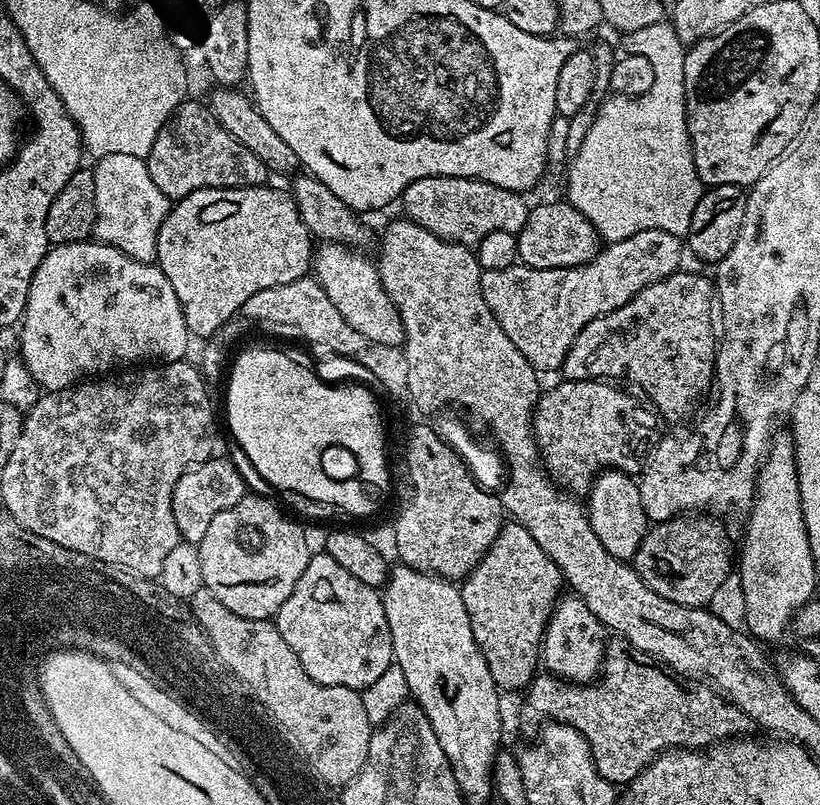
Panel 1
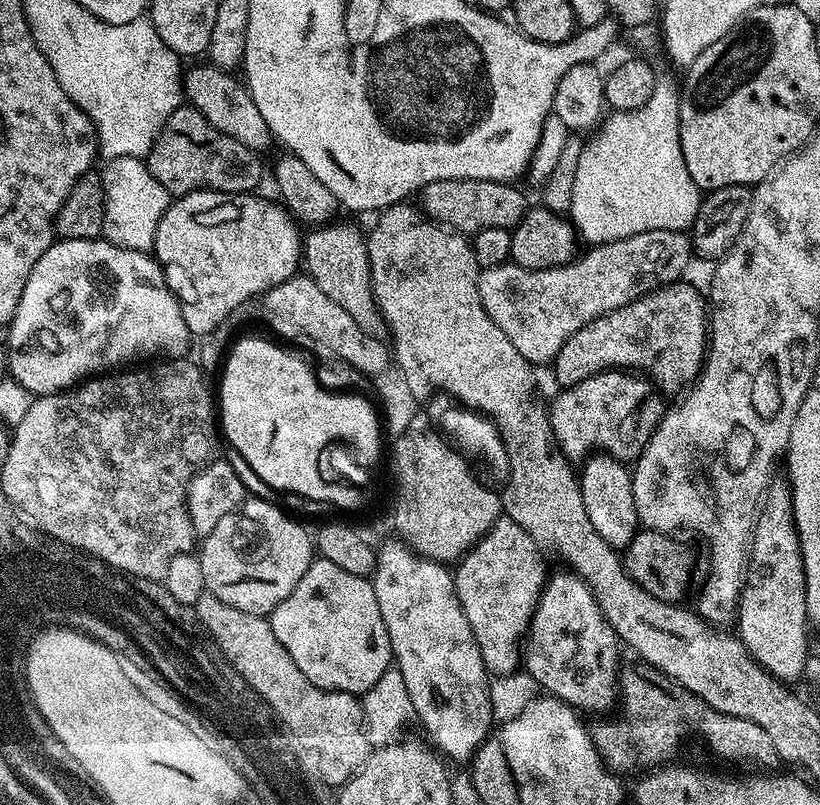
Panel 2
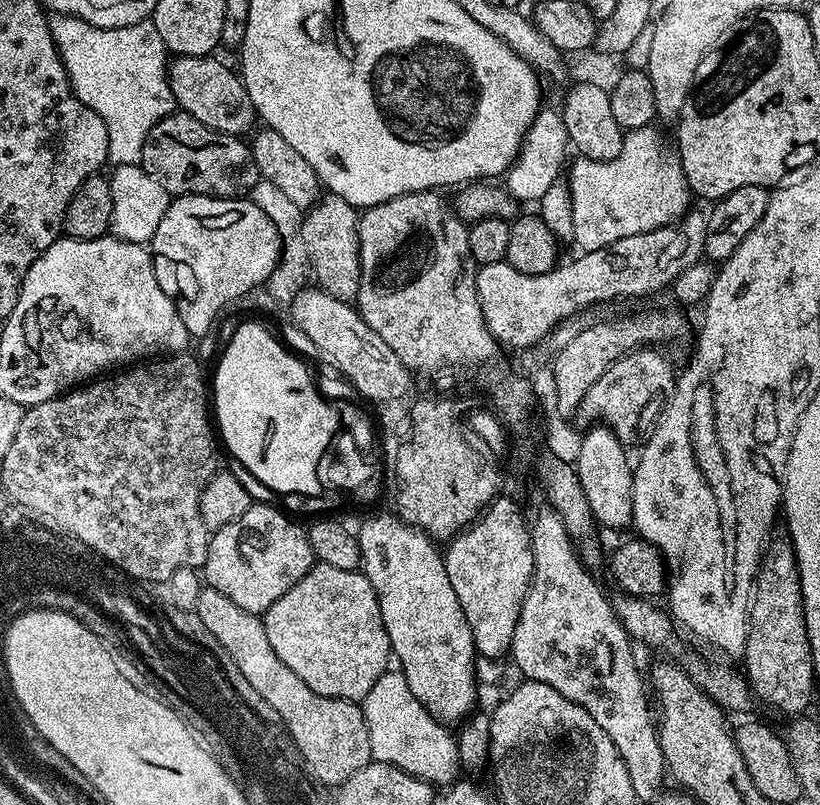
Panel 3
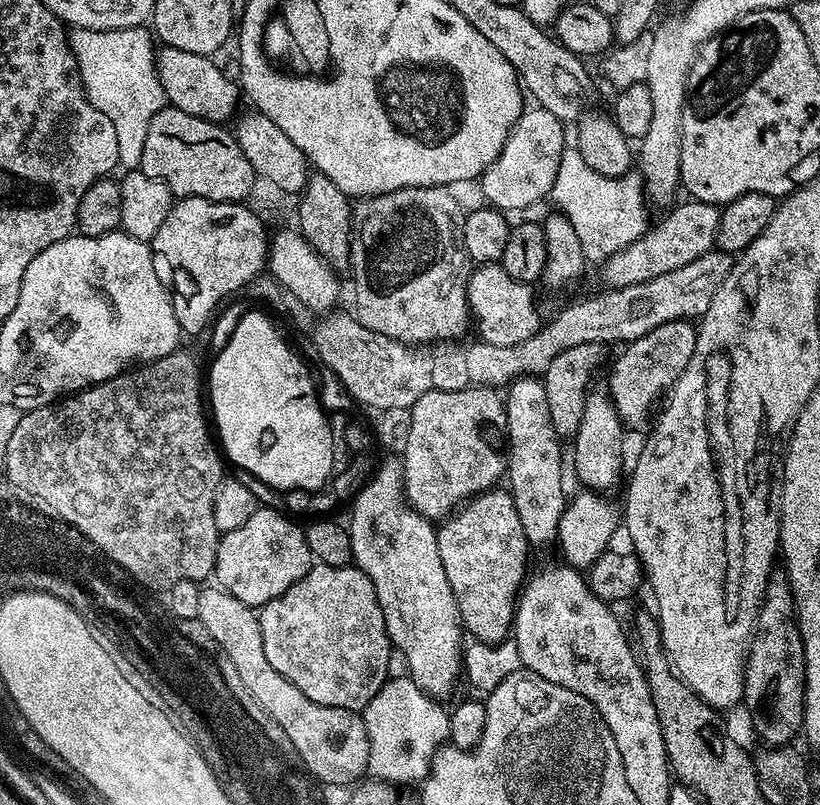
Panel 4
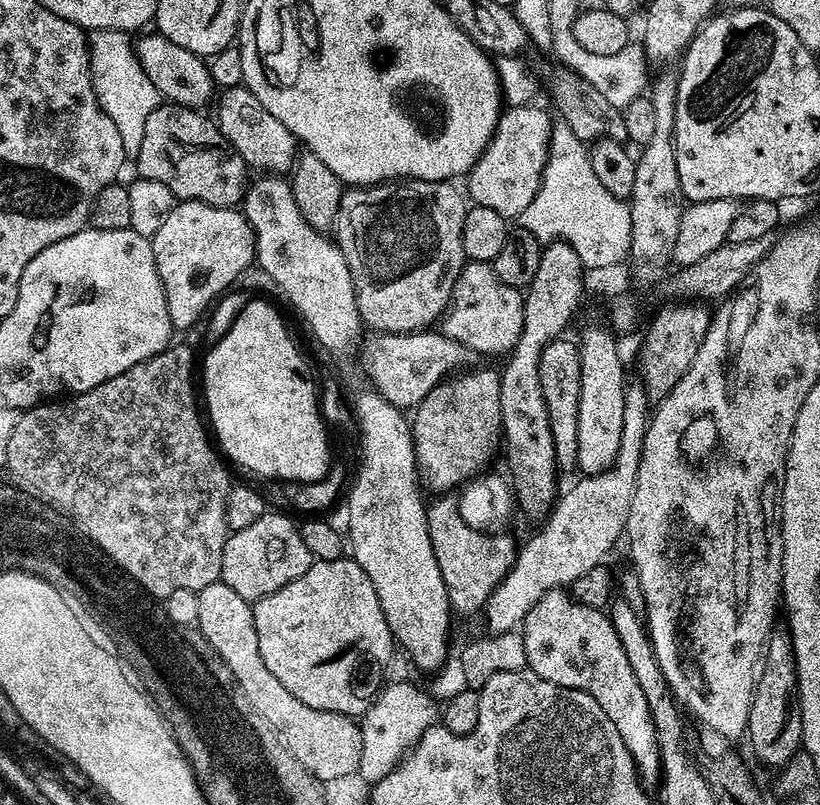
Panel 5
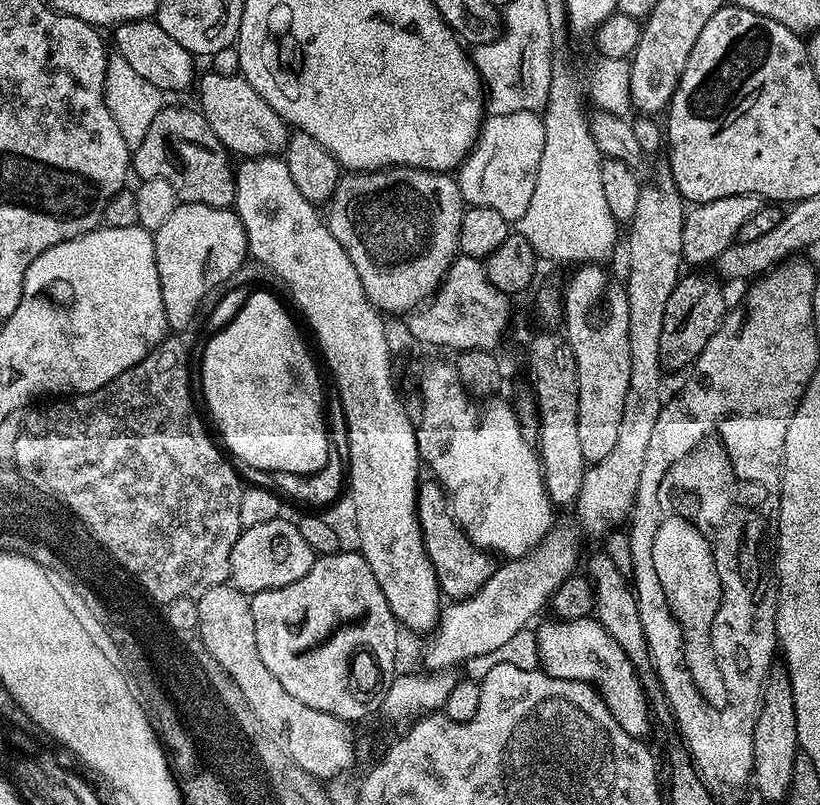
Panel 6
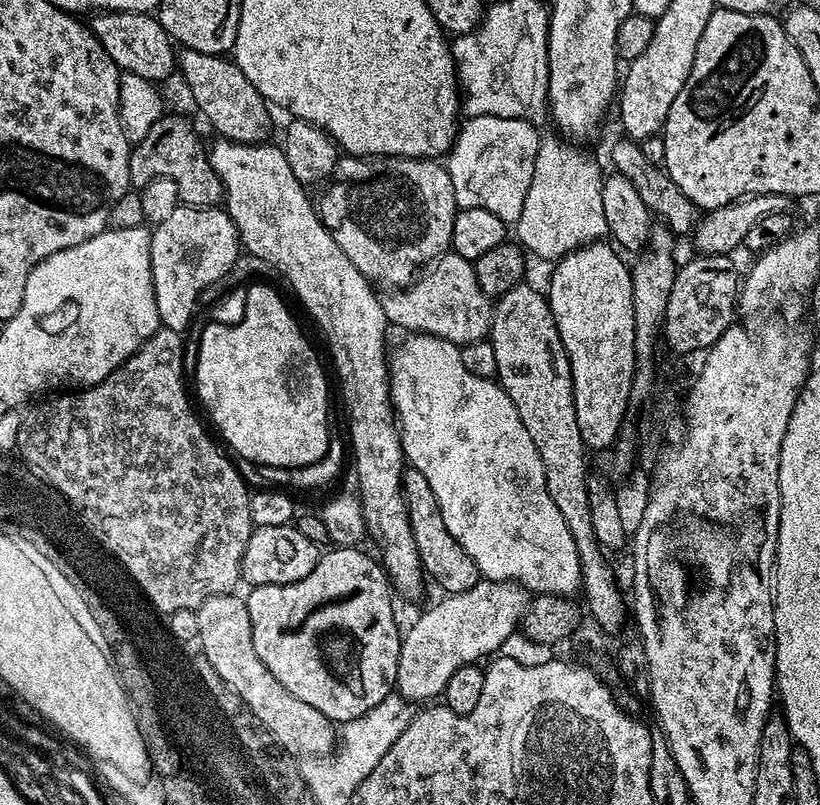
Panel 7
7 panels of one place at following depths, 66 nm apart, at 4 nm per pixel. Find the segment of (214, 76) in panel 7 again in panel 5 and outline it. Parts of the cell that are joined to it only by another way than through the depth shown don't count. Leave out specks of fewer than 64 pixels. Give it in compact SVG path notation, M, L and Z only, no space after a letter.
M237 86L223 92L224 89L214 104L214 122L219 126L221 134L230 142L230 146L234 146L238 154L242 154L249 169L261 168L259 171L264 174L287 173L296 163L298 155L296 136L290 134L290 130L286 130L286 126L282 126L282 122L278 122L278 118L274 118L274 114L270 114L270 110L262 106L262 102L258 102L258 98L254 98L250 89Z

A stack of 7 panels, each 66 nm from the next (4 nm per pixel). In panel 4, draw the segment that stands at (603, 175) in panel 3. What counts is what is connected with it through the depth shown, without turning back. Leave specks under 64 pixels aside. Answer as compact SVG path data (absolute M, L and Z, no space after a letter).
M566 150L562 154L556 181L552 184L550 200L564 213L570 226L574 226L574 234L578 234L578 242L582 242L582 254L588 262L603 262L610 258L610 254L618 254L618 250L630 246L630 242L634 242L650 227L650 208L646 203L641 177L629 174L606 178L590 170L575 150Z

